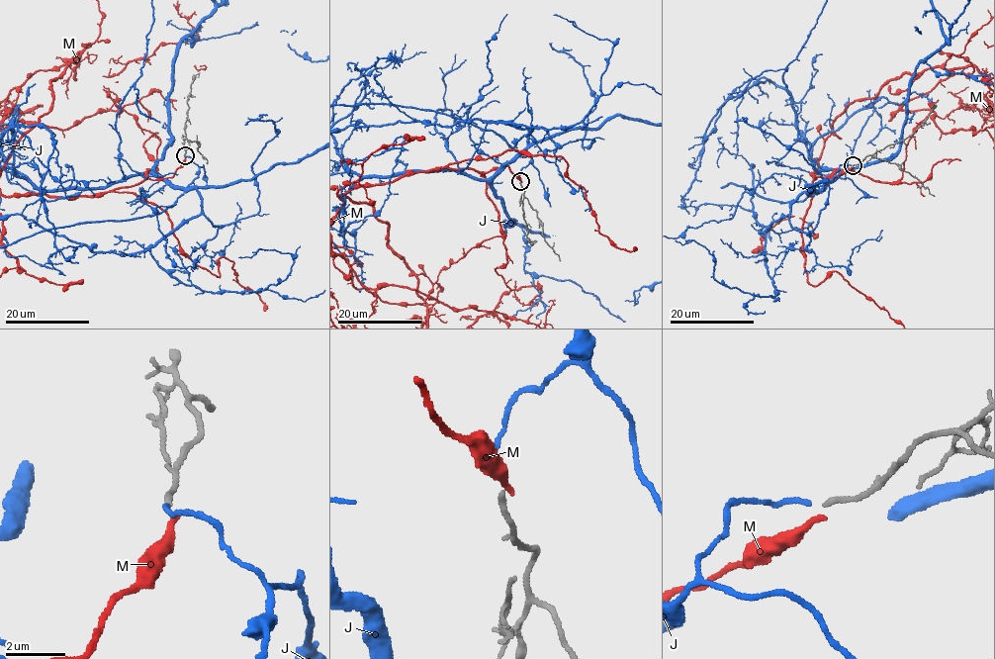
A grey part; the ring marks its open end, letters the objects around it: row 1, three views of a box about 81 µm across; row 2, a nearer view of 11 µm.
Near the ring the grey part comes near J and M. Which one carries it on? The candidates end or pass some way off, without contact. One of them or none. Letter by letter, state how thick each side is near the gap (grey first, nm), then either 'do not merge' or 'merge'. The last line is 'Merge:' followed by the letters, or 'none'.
J: 170/140 nm | merge
M: 170/240 nm | do not merge
Merge: J

